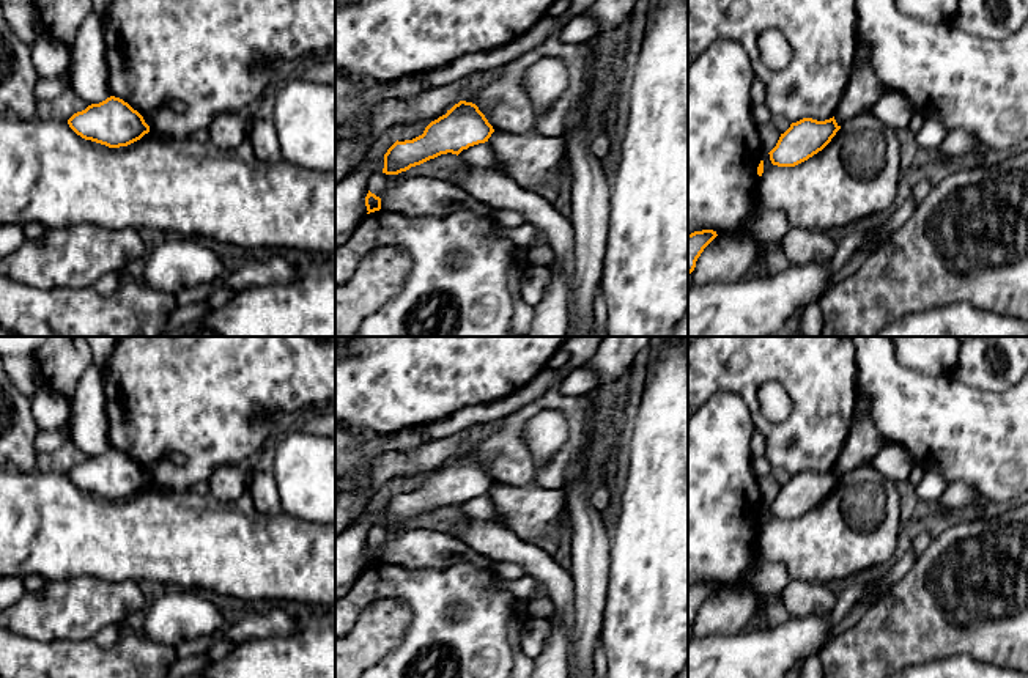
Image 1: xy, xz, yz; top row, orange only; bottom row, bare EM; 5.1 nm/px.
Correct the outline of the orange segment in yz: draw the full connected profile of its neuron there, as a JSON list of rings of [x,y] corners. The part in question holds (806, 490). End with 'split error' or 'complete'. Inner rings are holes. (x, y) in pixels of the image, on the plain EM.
[[[834,469],[825,473],[803,470],[792,475],[768,505],[770,513],[778,519],[795,519],[822,503],[839,481]]]; complete

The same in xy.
[[[115,448],[74,466],[68,477],[82,491],[109,500],[128,499],[150,485],[143,469]]]; complete

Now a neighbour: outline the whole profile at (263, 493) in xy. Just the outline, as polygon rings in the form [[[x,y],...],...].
[[[255,470],[247,488],[249,497],[258,513],[275,516],[282,513],[280,496],[272,470]]]

